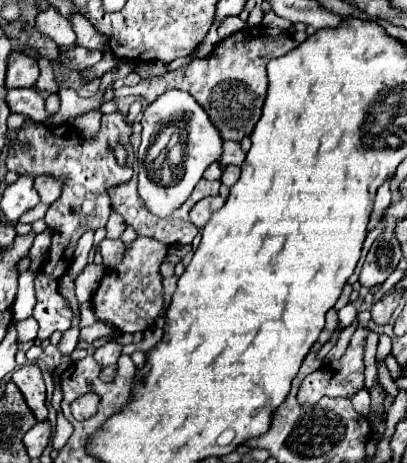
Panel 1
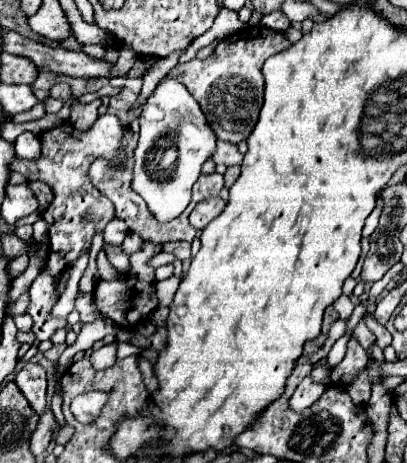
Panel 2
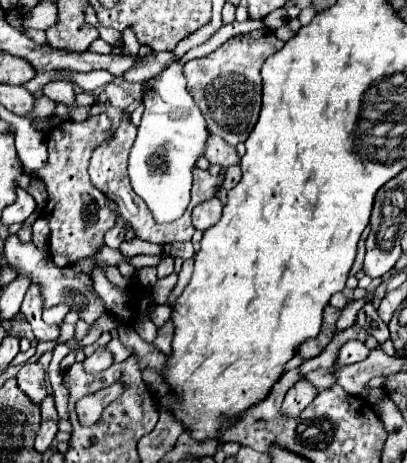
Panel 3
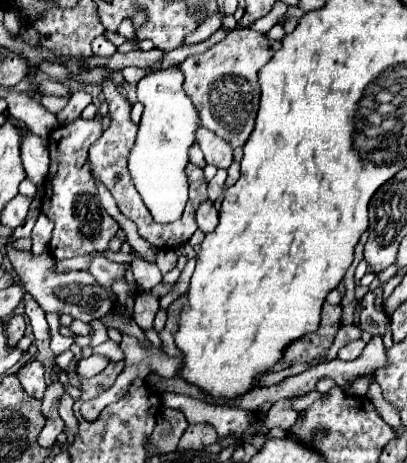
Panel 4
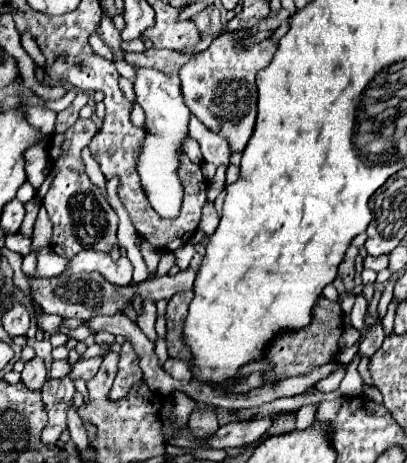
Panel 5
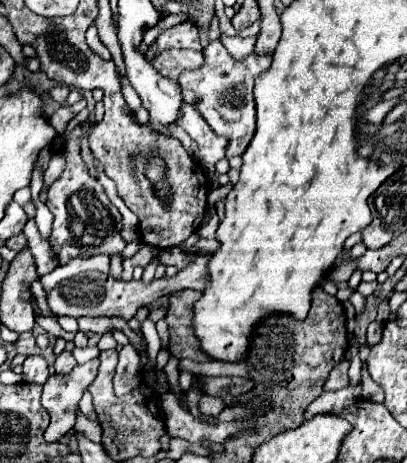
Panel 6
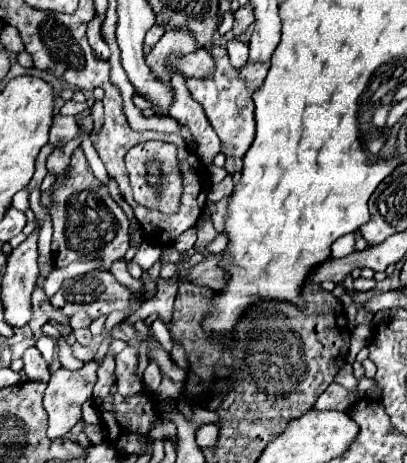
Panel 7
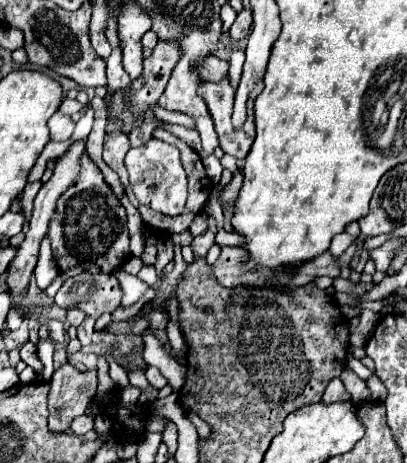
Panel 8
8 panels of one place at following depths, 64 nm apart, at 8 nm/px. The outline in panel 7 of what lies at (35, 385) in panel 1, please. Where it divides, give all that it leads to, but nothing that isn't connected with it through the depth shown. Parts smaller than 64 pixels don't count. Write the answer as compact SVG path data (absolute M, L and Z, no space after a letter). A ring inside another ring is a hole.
M36 346L26 348L22 360L24 360L24 372L28 374L30 380L48 382L48 378L50 378L50 370L48 370L48 364L44 362L44 358L40 356L40 352L38 352Z

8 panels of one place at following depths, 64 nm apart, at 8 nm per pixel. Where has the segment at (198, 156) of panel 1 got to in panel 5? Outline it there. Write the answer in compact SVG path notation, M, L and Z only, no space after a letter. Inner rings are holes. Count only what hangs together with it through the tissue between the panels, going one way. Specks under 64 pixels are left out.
M134 66L136 70L136 80L134 80L134 90L136 90L136 102L144 108L146 112L146 142L142 146L142 152L138 156L138 174L142 180L142 188L148 194L148 200L152 208L164 218L178 216L180 210L180 200L182 200L182 184L178 180L176 168L178 168L178 150L182 148L182 140L188 134L188 118L190 110L182 100L180 92L180 80L178 76L166 76L158 70L152 68L140 68Z

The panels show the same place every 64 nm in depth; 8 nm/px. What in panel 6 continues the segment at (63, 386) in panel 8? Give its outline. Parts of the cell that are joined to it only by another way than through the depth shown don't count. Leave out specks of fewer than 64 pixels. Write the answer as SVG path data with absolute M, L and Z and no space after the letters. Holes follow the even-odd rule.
M94 358L86 364L76 366L68 374L52 374L44 384L42 406L50 414L50 426L44 432L48 442L62 440L76 424L76 408L84 392L96 378L100 360Z

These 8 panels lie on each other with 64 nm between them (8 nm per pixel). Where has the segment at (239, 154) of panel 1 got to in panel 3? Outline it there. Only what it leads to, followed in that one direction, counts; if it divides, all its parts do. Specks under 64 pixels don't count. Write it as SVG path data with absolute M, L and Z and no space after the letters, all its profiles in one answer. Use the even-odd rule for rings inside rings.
M214 134L208 136L206 140L206 148L204 148L206 158L210 160L210 164L218 164L220 168L230 168L234 164L238 164L238 156L236 156L236 148L230 146L228 142L216 138Z

